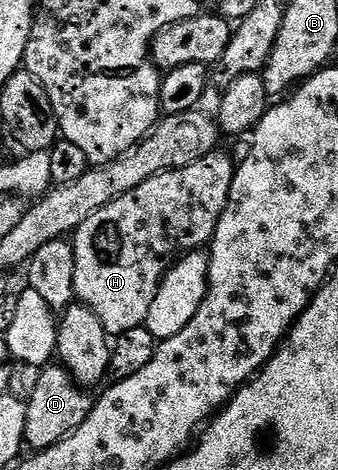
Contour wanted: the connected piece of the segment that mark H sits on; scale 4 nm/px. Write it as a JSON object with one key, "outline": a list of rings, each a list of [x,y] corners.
{"outline":[[[223,149],[213,150],[201,157],[201,161],[185,165],[185,169],[173,169],[157,177],[149,177],[145,185],[137,185],[137,189],[117,197],[117,201],[93,213],[89,221],[75,230],[75,298],[82,306],[97,313],[97,321],[101,321],[108,336],[129,333],[129,329],[144,326],[159,292],[159,283],[167,274],[169,265],[174,264],[184,253],[198,251],[210,244],[211,238],[215,236],[217,221],[229,201],[229,189],[233,185],[236,166],[236,160],[231,160]]]}

